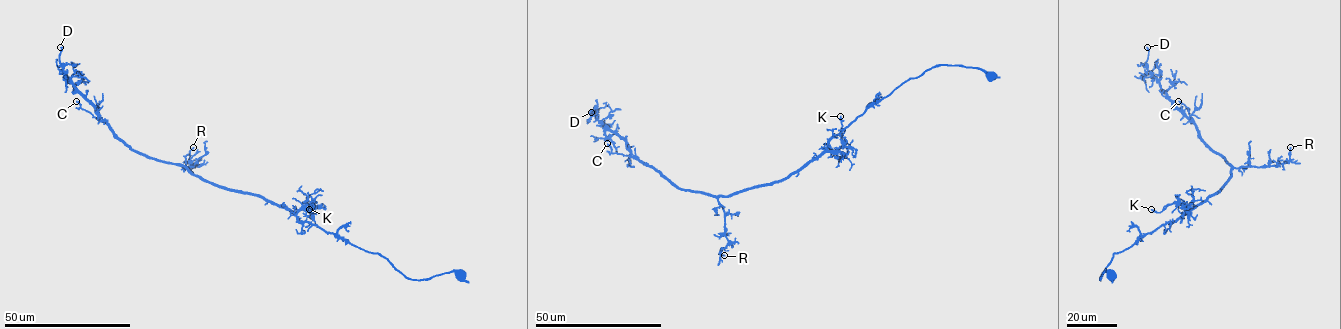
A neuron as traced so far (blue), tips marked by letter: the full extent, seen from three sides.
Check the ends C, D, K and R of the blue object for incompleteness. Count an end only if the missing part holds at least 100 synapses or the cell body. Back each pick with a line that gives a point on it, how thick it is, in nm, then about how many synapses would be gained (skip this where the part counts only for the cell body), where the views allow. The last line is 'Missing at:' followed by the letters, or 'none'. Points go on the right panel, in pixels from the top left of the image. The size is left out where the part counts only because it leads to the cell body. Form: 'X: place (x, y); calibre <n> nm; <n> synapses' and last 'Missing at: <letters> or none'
Missing at: none

